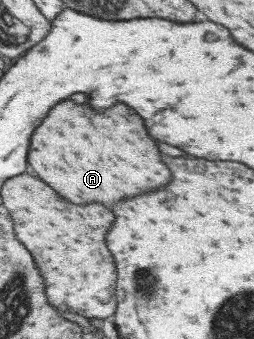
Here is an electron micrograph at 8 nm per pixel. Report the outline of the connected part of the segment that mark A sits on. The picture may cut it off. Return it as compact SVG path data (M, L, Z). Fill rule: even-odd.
M73 101L61 103L33 134L29 163L37 177L77 205L103 203L107 207L143 193L167 187L173 173L161 157L157 141L147 133L145 121L127 105L95 113Z

